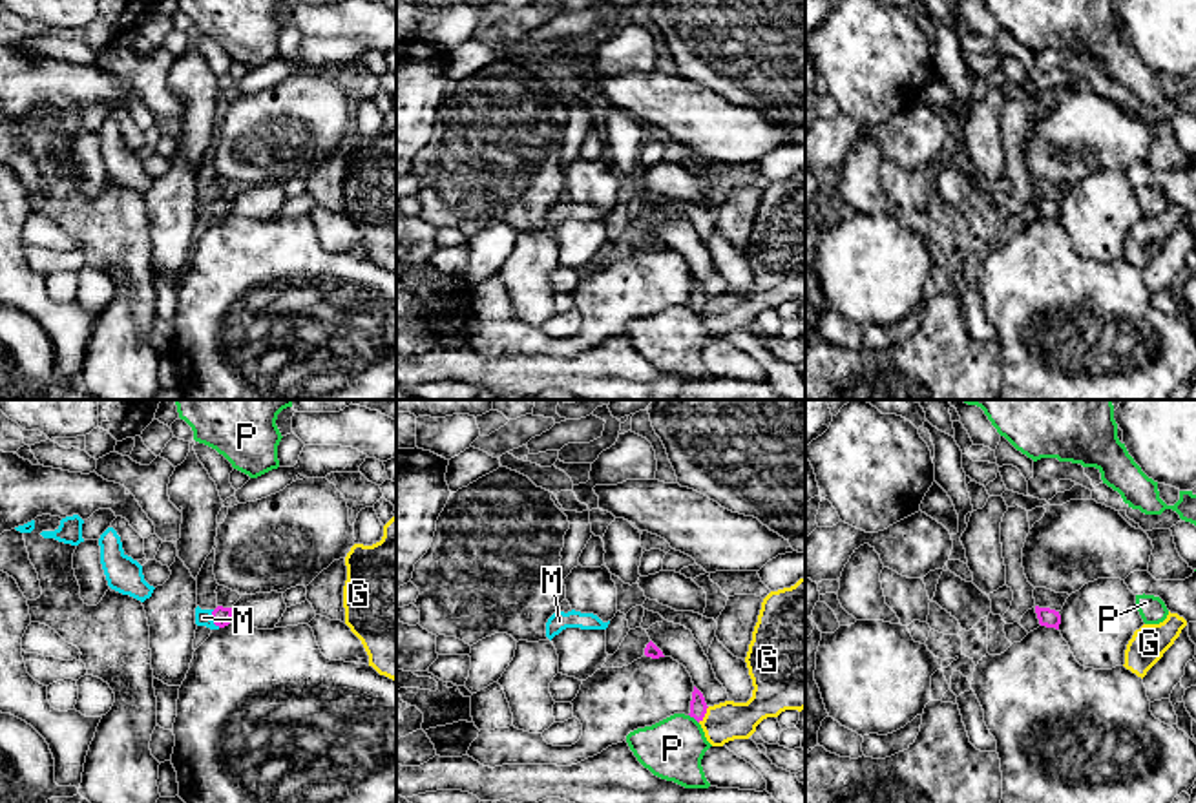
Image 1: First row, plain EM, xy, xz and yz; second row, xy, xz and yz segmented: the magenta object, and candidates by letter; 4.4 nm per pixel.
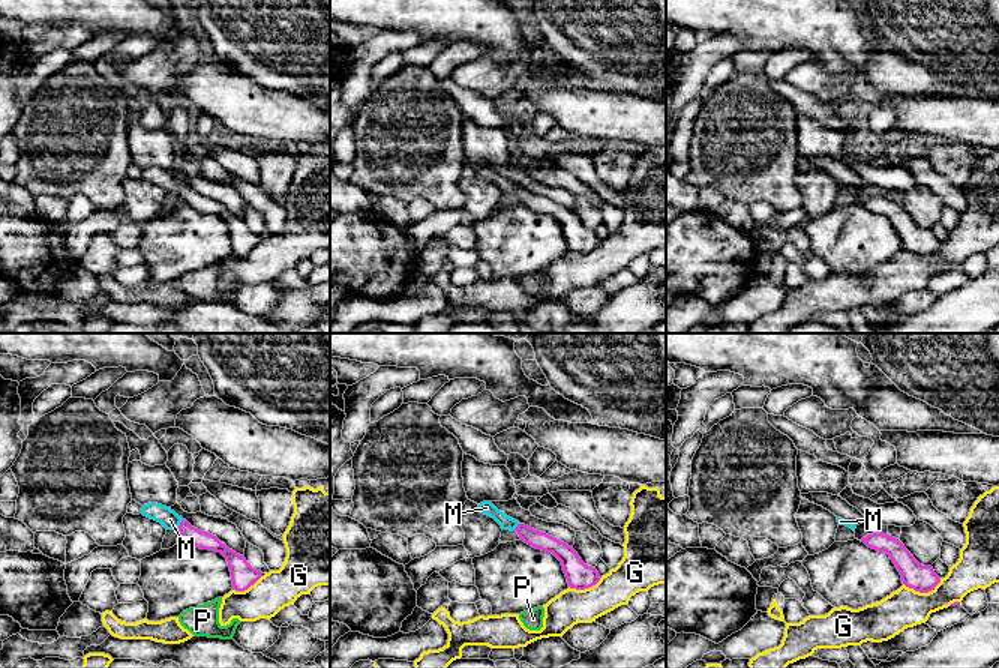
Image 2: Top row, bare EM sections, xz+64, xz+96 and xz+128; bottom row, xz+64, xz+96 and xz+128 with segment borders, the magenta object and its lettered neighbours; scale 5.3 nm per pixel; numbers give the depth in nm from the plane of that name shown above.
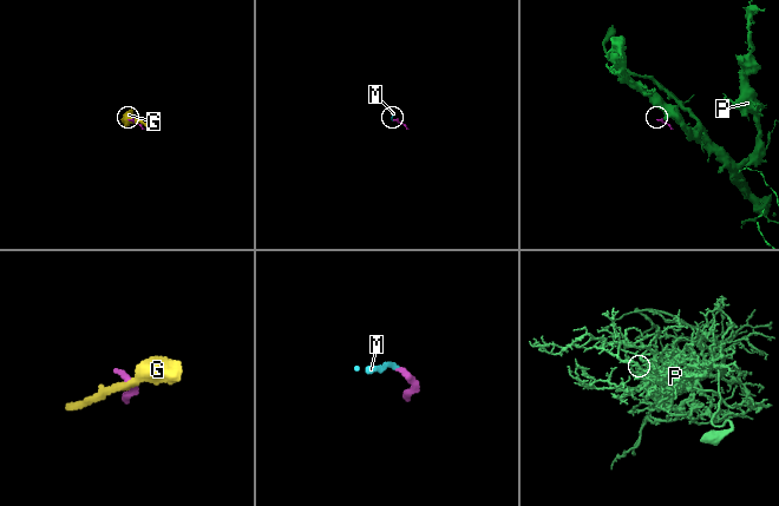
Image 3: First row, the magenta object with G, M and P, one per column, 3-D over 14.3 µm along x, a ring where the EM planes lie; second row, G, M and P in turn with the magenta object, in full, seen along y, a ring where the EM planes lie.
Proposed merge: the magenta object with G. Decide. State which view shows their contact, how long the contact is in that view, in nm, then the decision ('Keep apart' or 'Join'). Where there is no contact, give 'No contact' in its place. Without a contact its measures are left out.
Touches magenta in xz. Shared border 90 nm. Keep apart

